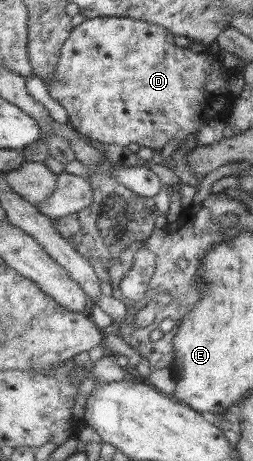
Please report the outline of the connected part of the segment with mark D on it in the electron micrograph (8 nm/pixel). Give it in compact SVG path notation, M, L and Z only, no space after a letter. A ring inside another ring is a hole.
M97 17L72 28L62 44L56 71L44 86L50 98L64 108L74 131L100 143L120 147L137 143L158 151L170 139L178 139L180 145L190 136L197 138L204 122L225 116L234 96L228 91L230 72L220 67L217 51L198 53L176 46L173 32L165 27L130 18Z

